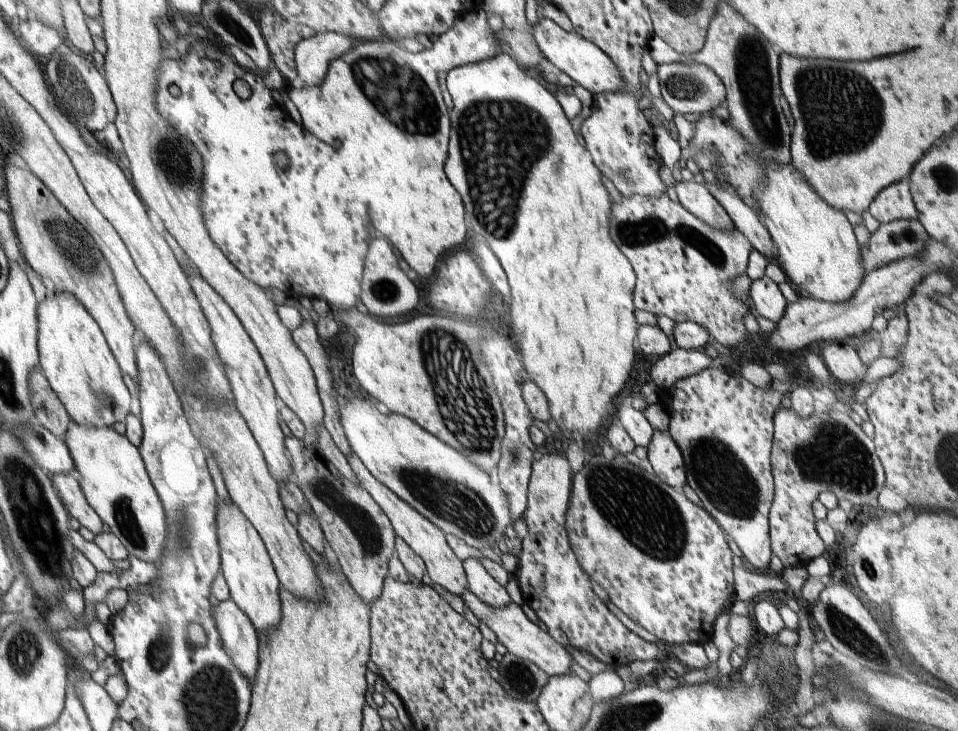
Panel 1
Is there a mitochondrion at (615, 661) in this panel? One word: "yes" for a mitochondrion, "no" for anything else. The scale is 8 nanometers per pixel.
no

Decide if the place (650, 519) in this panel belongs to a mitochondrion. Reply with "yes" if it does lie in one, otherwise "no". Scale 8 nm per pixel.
yes

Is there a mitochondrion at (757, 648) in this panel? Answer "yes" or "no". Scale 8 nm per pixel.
no

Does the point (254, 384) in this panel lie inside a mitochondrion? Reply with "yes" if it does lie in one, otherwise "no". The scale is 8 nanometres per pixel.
no

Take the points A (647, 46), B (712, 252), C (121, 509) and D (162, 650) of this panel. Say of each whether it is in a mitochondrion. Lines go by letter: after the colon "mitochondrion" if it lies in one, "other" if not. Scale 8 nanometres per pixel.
A: other
B: mitochondrion
C: mitochondrion
D: mitochondrion

